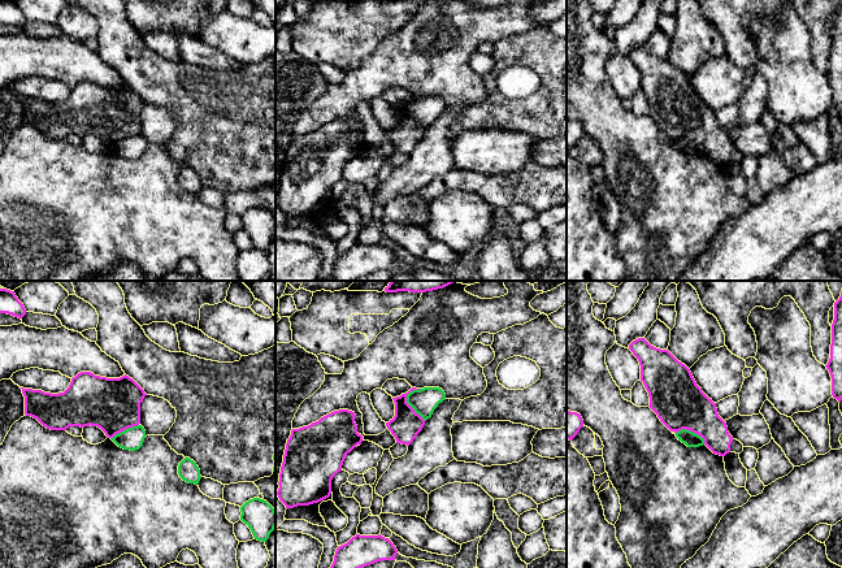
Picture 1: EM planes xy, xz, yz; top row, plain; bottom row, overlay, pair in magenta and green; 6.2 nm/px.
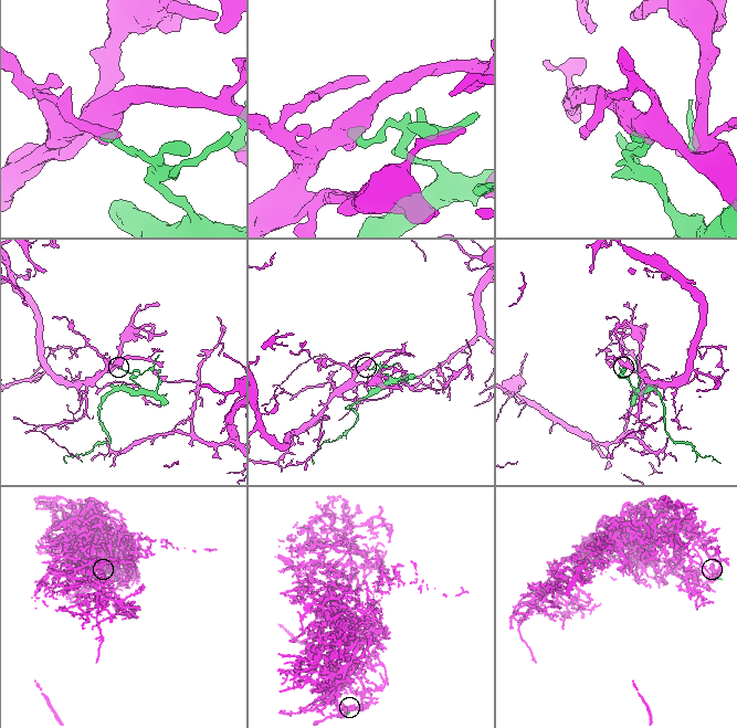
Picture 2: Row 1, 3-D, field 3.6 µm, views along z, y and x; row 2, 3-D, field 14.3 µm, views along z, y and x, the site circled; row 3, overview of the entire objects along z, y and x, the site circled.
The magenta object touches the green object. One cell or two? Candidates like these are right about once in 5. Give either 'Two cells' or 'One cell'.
Two cells

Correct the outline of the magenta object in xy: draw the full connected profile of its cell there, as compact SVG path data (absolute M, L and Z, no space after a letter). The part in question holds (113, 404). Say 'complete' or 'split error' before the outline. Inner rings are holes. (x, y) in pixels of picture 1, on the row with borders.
complete; M81 372L64 393L22 389L25 415L51 430L97 426L108 438L140 424L140 403L147 395L129 376L107 378Z

